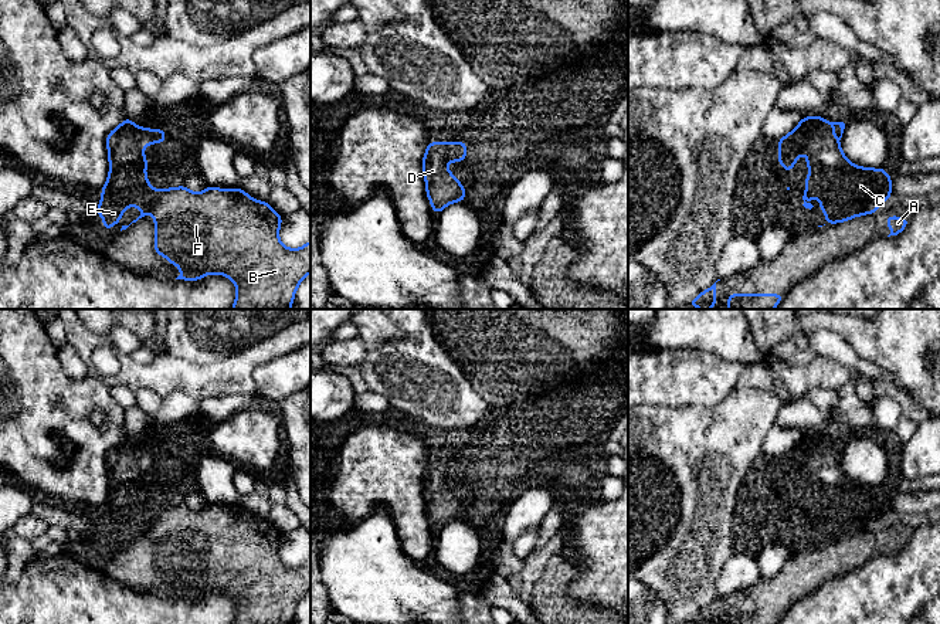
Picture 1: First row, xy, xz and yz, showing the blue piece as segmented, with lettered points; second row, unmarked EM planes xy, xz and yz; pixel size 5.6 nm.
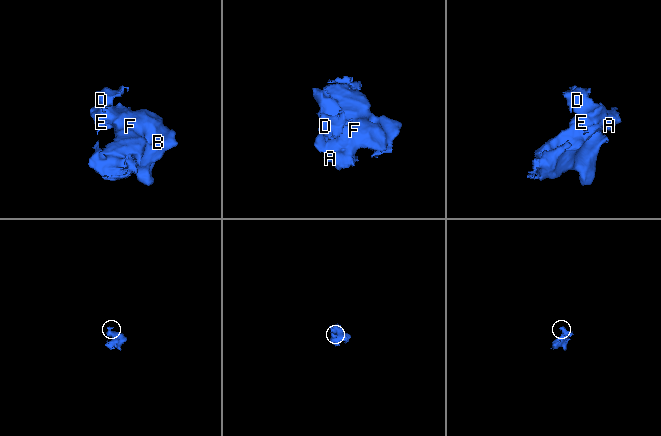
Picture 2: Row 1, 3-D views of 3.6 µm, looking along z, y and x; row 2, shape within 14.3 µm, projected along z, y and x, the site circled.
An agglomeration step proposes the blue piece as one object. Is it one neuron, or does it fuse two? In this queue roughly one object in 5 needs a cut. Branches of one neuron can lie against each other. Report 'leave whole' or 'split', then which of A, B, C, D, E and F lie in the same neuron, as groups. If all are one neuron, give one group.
leave whole; A B C D E F

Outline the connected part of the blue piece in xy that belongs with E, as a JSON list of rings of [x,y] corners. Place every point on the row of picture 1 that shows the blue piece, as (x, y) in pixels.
[[[126,116],[106,136],[109,176],[101,190],[103,200],[99,201],[95,210],[98,217],[106,218],[101,228],[108,231],[122,218],[125,208],[139,206],[142,213],[132,223],[149,213],[155,214],[155,254],[164,255],[169,260],[169,265],[181,267],[176,279],[198,281],[208,274],[221,274],[231,278],[237,288],[235,302],[231,309],[291,309],[298,285],[310,272],[310,241],[296,250],[286,248],[278,238],[284,217],[267,201],[250,197],[241,187],[228,190],[207,186],[198,194],[190,191],[184,184],[176,189],[152,189],[145,172],[149,162],[142,150],[149,143],[166,143],[166,130],[135,126],[132,119],[132,116]]]

